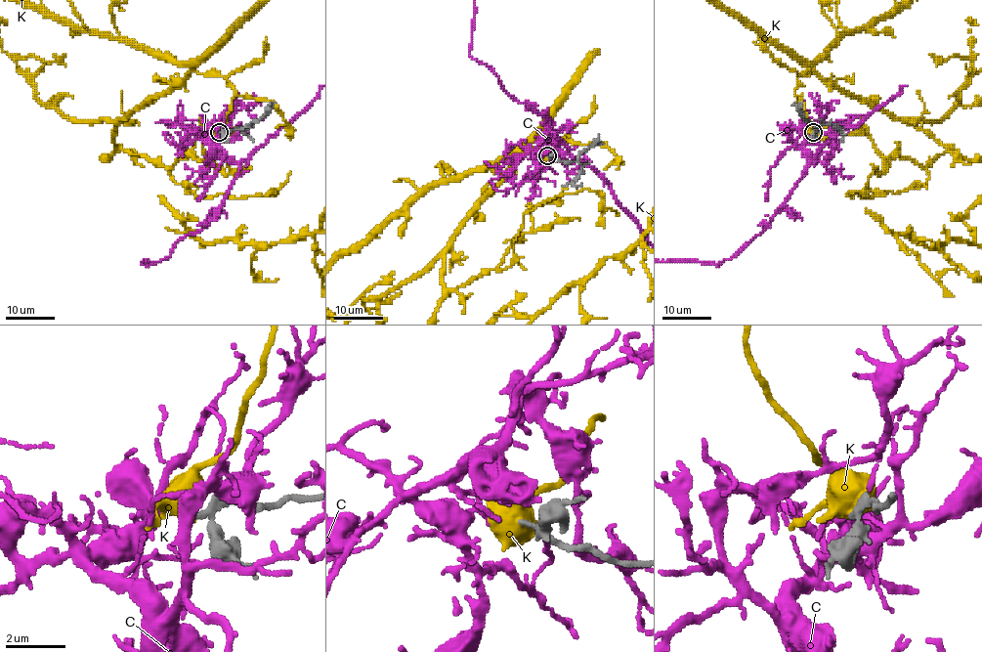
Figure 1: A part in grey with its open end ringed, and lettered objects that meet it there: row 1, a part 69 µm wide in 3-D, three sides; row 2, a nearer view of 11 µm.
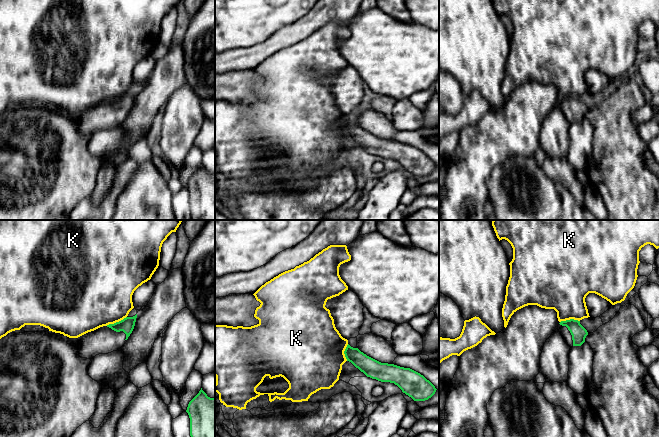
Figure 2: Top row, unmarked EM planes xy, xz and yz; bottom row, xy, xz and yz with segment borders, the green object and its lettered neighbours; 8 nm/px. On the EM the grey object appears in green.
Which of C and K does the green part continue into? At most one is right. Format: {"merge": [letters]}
{"merge": []}

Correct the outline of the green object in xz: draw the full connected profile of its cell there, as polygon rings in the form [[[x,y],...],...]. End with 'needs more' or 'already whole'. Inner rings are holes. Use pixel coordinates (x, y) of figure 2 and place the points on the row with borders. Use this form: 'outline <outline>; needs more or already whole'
outline [[[349,344],[344,351],[347,361],[363,372],[367,377],[381,382],[390,382],[397,385],[403,393],[414,401],[425,401],[431,398],[435,392],[435,386],[420,373],[394,364],[381,363],[358,348]]]; already whole

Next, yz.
outline [[[574,319],[561,321],[557,329],[570,347],[581,346],[588,335],[587,330],[580,324],[580,321]]]; needs more

